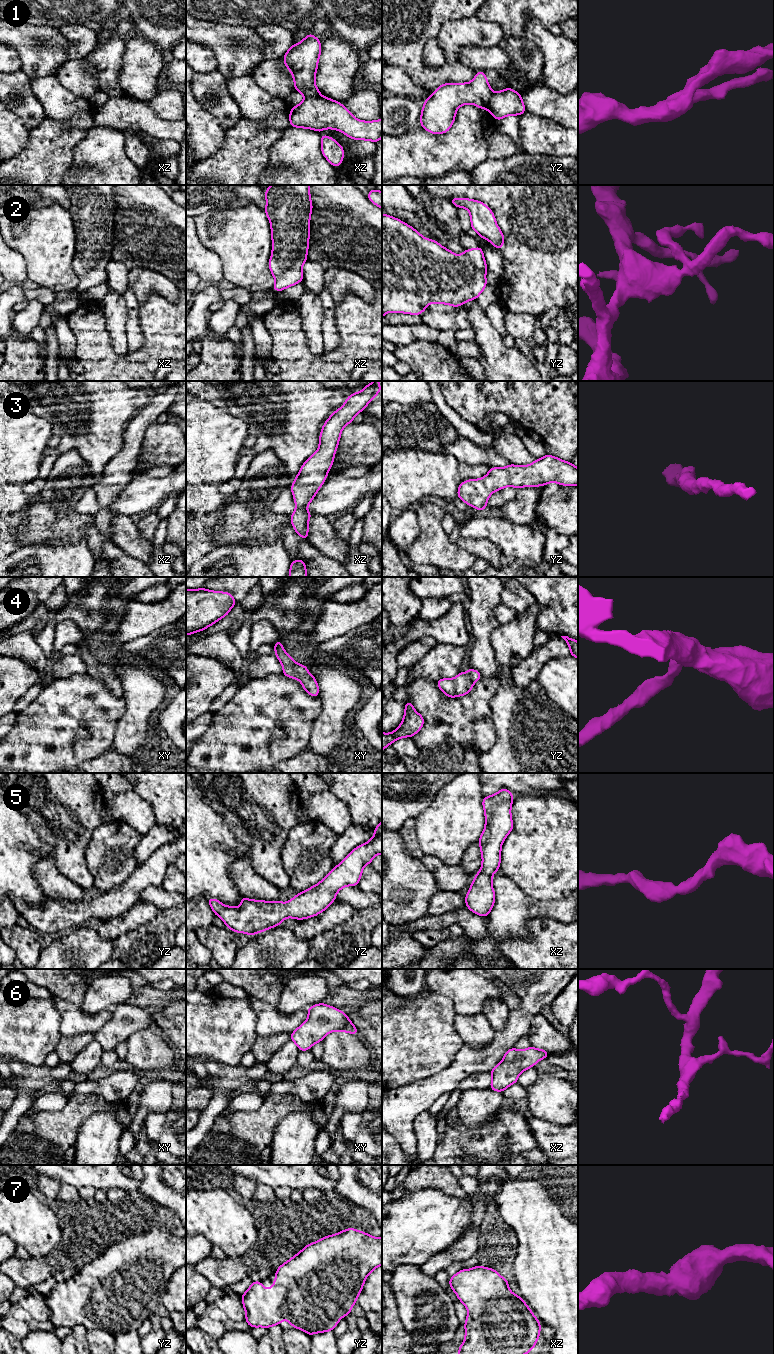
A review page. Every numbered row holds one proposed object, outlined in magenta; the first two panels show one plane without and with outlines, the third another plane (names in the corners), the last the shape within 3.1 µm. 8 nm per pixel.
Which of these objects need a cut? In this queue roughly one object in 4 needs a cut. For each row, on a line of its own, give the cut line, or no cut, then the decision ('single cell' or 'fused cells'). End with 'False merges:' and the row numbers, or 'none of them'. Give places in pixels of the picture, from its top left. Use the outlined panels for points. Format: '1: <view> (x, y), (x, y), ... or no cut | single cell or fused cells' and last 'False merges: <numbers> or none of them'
1: yz (493, 93), (487, 108) | fused cells
2: no cut | single cell
3: no cut | single cell
4: no cut | single cell
5: no cut | single cell
6: no cut | single cell
7: no cut | single cell
False merges: 1

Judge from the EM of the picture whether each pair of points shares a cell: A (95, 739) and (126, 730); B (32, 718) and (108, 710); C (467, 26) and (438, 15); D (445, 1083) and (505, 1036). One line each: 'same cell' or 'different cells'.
A: different cells
B: same cell
C: different cells
D: same cell

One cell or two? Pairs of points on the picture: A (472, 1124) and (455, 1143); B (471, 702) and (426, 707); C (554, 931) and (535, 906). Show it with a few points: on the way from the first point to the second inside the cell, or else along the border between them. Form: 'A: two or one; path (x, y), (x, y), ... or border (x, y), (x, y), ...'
A: two; border (459, 1118), (468, 1131), (477, 1131), (489, 1122)
B: one; path (460, 707), (437, 707)
C: two; border (565, 924), (548, 917), (534, 917), (526, 926)

